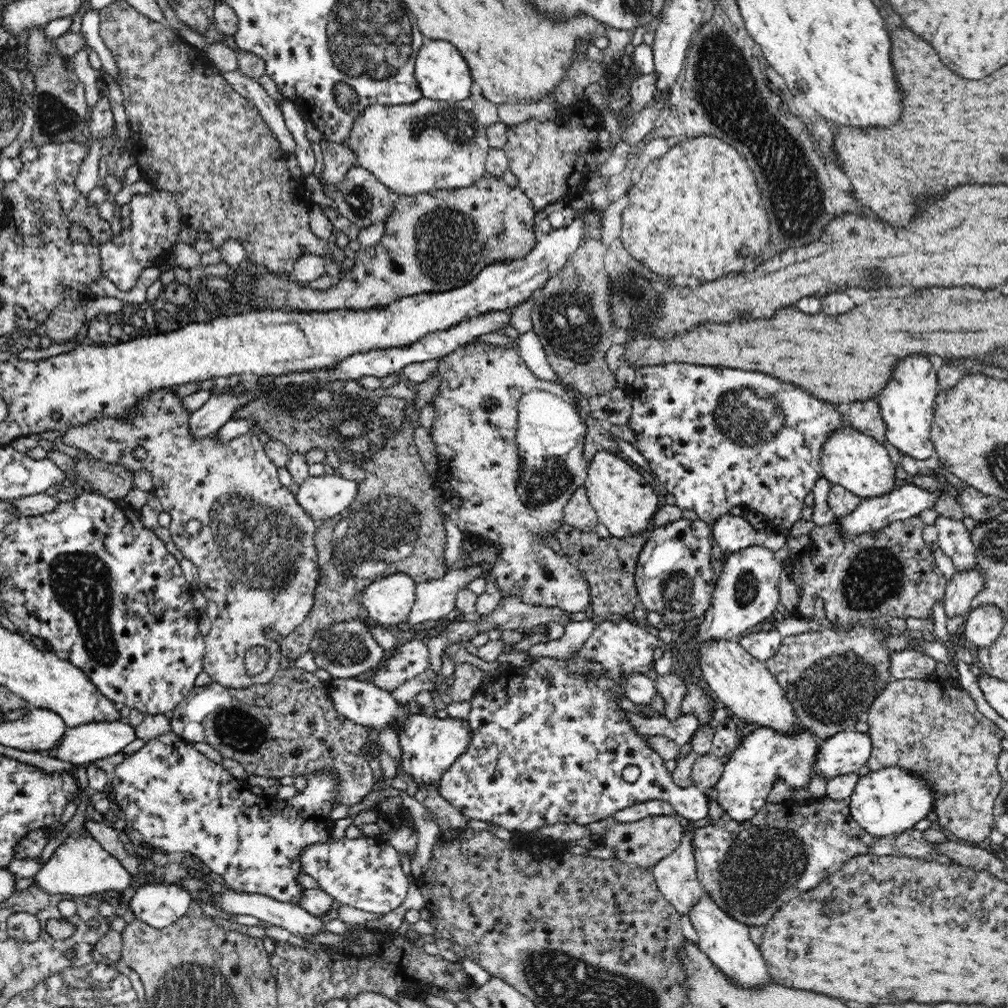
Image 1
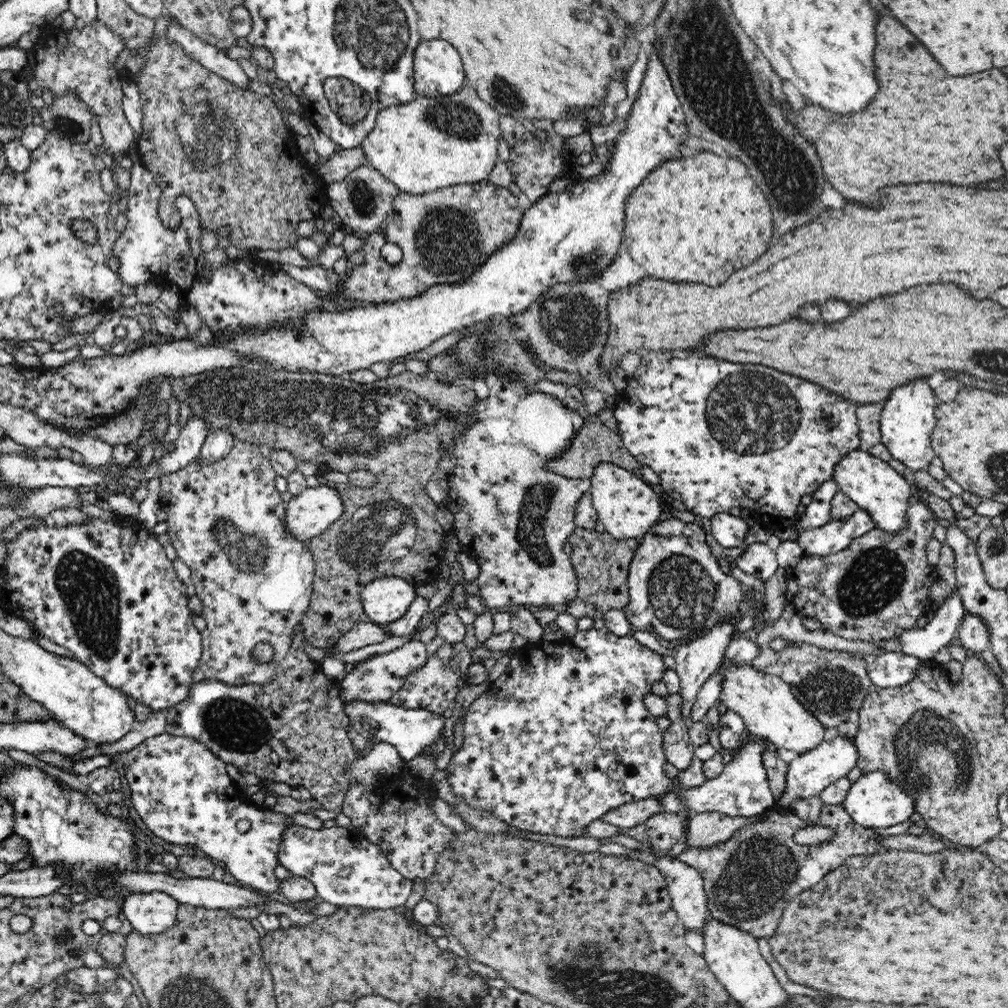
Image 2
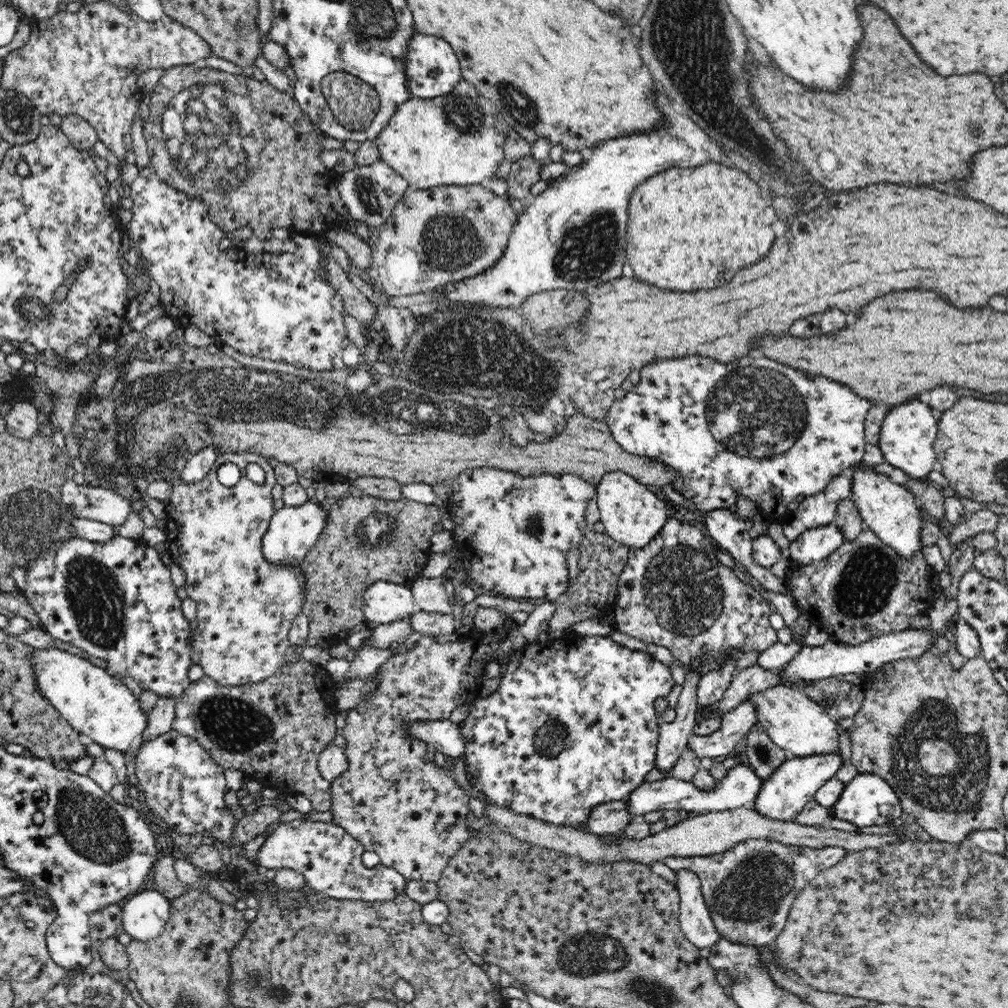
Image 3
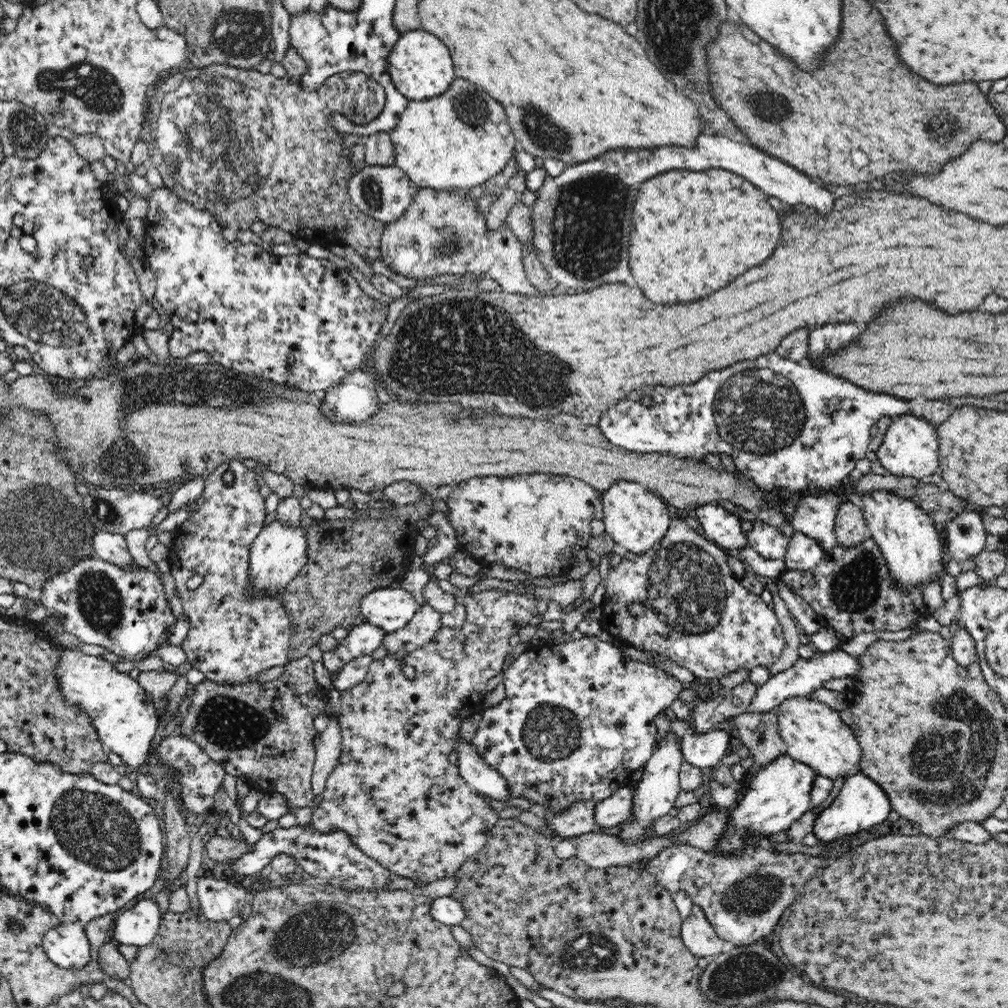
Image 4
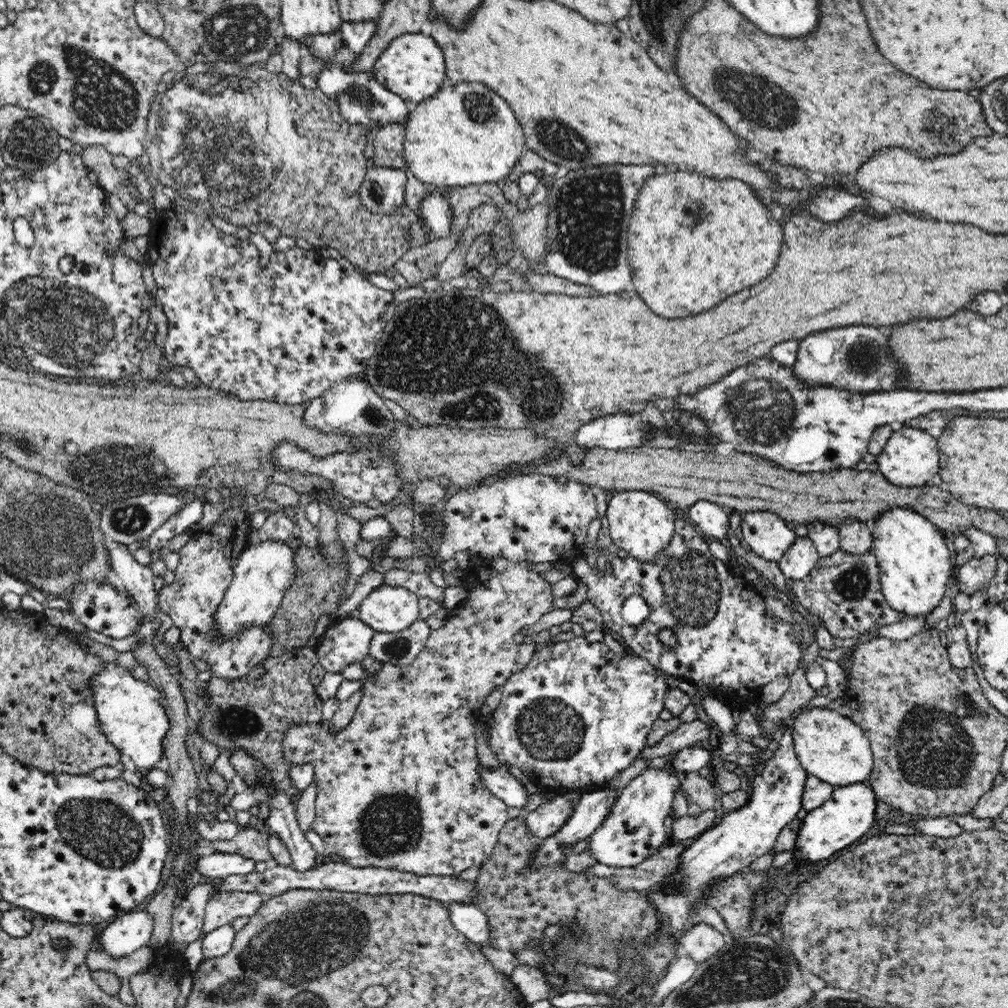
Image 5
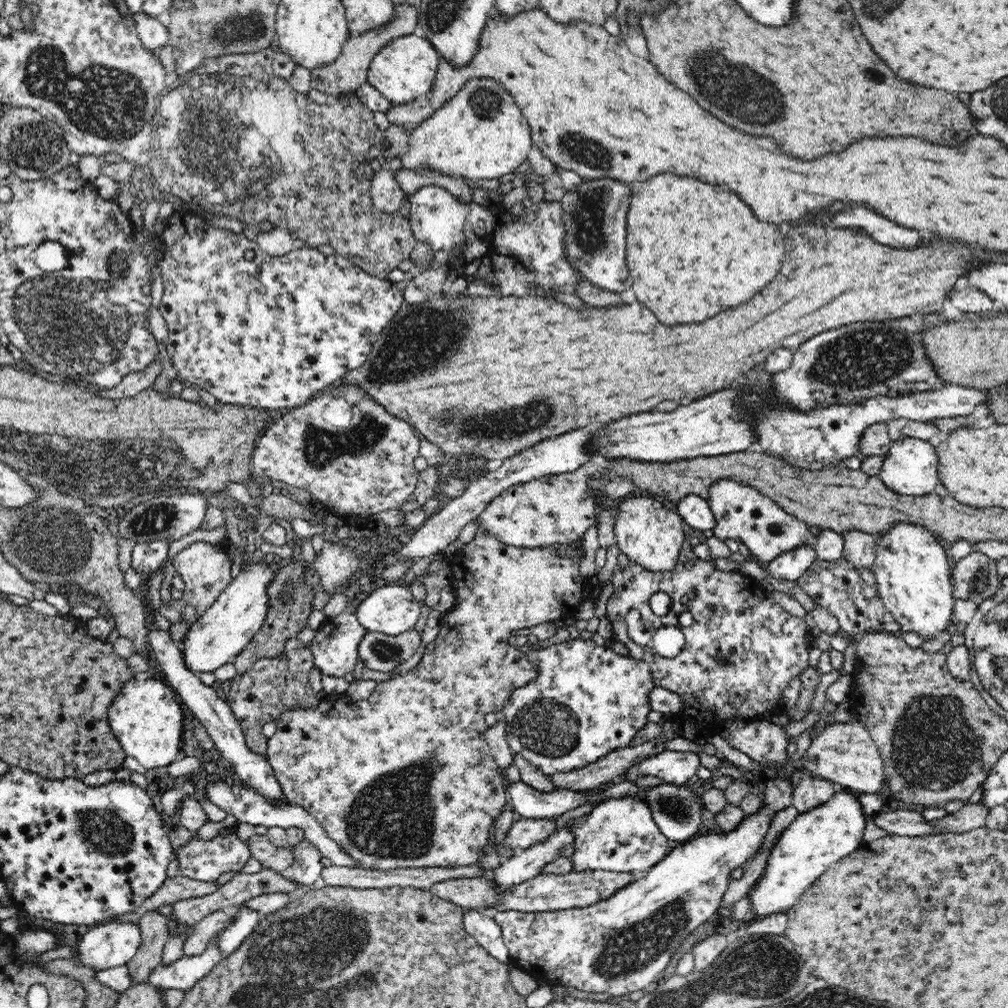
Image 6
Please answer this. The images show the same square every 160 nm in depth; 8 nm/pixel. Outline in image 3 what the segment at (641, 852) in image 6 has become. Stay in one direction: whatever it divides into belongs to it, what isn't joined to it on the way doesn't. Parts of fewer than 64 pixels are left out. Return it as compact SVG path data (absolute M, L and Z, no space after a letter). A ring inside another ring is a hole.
M696 670L687 674L686 681L683 684L680 694L680 699L678 699L678 704L675 708L677 714L676 720L674 720L674 722L663 722L659 725L654 768L658 769L658 771L662 771L666 777L670 777L670 772L673 769L673 766L687 747L688 736L692 734L695 723L698 720L698 708L700 706L697 701L697 686L702 673L703 671Z

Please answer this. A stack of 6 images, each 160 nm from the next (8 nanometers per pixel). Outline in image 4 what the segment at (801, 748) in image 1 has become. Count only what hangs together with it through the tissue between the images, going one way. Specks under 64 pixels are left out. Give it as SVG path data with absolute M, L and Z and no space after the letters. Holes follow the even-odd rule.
M633 786L618 788L604 800L594 801L594 821L602 828L618 827L632 814Z

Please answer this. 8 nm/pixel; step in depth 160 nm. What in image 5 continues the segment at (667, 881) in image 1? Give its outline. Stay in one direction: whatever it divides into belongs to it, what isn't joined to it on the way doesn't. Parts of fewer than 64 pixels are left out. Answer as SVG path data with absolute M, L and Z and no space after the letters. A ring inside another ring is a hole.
M695 922L693 927L682 933L678 942L679 949L698 964L716 954L727 940L712 925Z

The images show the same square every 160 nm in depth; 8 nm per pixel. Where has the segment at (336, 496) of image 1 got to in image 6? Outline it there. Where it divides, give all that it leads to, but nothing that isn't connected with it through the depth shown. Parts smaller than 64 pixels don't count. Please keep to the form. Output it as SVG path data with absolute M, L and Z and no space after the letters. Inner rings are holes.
M254 557L252 562L252 565L242 570L224 592L218 595L216 602L213 602L202 617L189 626L180 644L186 669L198 676L202 672L214 672L217 668L231 662L241 650L246 648L265 622L270 602L266 590L277 576L278 567L262 557Z

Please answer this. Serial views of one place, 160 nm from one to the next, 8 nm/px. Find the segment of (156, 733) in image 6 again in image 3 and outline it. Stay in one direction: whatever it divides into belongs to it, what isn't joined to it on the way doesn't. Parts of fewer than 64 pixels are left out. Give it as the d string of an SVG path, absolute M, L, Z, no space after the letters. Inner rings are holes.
M36 649L33 652L36 681L42 695L51 705L78 731L87 741L98 743L106 749L120 751L126 757L132 755L135 746L141 741L144 729L148 726L147 713L134 696L132 690L122 680L116 680L108 670L92 664L80 655L72 654L64 649Z

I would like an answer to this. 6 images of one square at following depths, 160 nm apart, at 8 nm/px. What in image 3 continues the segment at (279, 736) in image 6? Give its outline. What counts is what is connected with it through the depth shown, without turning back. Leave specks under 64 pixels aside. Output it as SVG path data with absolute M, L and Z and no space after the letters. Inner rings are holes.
M478 606L473 624L458 641L440 642L436 636L419 636L411 650L393 654L370 676L375 680L373 694L362 697L358 706L346 710L342 735L348 770L331 782L332 804L329 811L332 819L328 824L346 830L362 843L364 850L376 852L382 865L397 870L408 881L440 880L450 858L479 833L467 824L471 797L456 783L453 767L436 765L434 754L437 750L409 732L412 723L448 720L458 706L470 706L478 698L484 668L501 654L501 644L507 638L513 620L512 616L496 608Z

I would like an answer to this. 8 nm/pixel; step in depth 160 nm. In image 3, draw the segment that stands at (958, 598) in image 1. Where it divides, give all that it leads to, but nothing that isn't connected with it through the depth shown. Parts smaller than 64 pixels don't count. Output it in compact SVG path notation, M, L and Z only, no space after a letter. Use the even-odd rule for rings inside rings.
M911 628L910 630L886 633L871 638L858 646L837 643L832 640L829 640L824 646L802 646L798 654L780 669L780 674L778 674L779 684L777 686L799 689L804 688L804 686L812 686L812 684L822 682L822 680L844 676L844 674L872 673L878 666L882 666L884 662L918 656L924 650L930 648L932 640L936 641L936 638L930 635L926 629L917 630Z

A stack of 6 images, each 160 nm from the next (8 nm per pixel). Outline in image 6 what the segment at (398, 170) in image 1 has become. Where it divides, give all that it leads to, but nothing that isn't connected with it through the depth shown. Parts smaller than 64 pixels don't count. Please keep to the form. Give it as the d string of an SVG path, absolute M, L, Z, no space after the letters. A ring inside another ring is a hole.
M492 78L471 79L449 102L410 130L409 147L405 155L399 157L403 169L431 168L438 173L463 178L464 180L492 180L510 174L526 160L532 142L532 130L514 97L504 86Z

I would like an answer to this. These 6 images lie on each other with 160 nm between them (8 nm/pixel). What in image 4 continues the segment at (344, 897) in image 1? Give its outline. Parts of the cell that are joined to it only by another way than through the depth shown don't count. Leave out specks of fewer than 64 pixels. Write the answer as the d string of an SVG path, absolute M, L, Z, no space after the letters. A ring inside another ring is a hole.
M297 825L292 828L278 827L268 834L263 834L259 841L254 844L252 850L226 865L234 873L250 877L259 873L266 864L271 864L272 858L276 854L282 854L282 852L289 855L291 862L299 865L310 876L318 876L322 880L328 880L329 886L345 888L352 892L382 889L382 886L386 886L388 878L392 875L380 863L372 860L362 850L358 849L350 841L348 834L344 832L321 834L312 827L298 828Z

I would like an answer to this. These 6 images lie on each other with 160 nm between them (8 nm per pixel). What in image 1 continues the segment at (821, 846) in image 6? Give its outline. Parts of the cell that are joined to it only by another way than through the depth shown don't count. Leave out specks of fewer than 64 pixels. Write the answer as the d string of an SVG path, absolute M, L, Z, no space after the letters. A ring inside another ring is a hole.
M891 766L882 770L869 771L858 779L848 798L848 808L854 821L866 833L874 837L894 837L912 829L916 822L924 820L932 810L932 791L924 779L910 775L908 771Z

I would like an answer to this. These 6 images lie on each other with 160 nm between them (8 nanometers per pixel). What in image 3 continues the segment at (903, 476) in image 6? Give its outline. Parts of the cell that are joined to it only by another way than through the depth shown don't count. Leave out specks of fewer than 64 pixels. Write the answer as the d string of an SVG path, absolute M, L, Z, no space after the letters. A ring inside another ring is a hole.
M912 400L902 405L895 405L886 413L877 446L888 464L900 468L909 476L924 479L933 469L938 468L937 454L934 450L936 437L937 422L932 417L930 406L922 404L920 400Z

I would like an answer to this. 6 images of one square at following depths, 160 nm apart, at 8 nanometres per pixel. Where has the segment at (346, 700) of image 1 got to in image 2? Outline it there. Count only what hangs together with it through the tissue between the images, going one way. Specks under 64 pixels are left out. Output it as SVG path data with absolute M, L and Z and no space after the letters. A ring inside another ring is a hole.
M358 701L357 703L348 703L345 706L345 713L349 718L358 720L363 728L376 736L380 742L395 746L406 762L421 754L424 749L437 745L437 742L444 738L442 730L444 730L445 718L428 711L428 709L406 709L386 703L386 701L375 703Z

